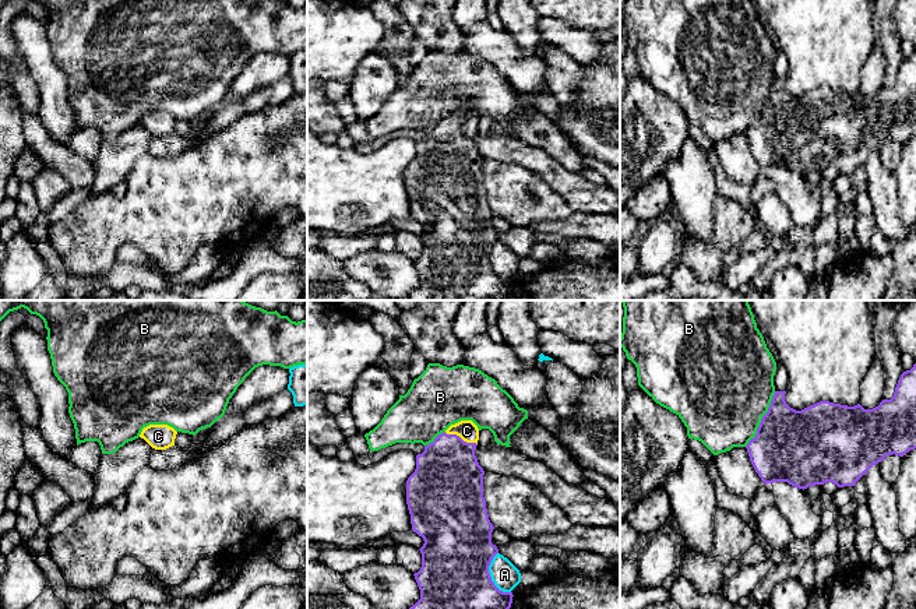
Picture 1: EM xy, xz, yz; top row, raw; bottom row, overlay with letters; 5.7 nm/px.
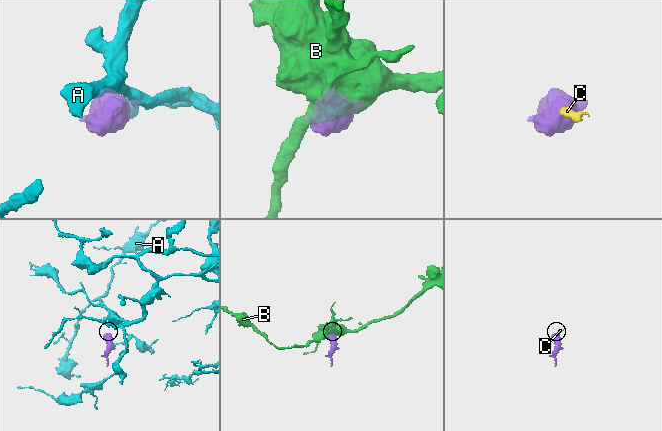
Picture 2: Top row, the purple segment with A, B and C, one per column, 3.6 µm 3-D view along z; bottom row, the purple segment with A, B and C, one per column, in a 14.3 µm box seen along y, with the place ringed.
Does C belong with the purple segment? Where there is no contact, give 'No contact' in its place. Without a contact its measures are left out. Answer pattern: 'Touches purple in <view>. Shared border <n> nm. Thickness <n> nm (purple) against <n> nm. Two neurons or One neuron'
Touches purple in xz. Shared border 200 nm. Thickness 400 nm (purple) against 110 nm. One neuron

